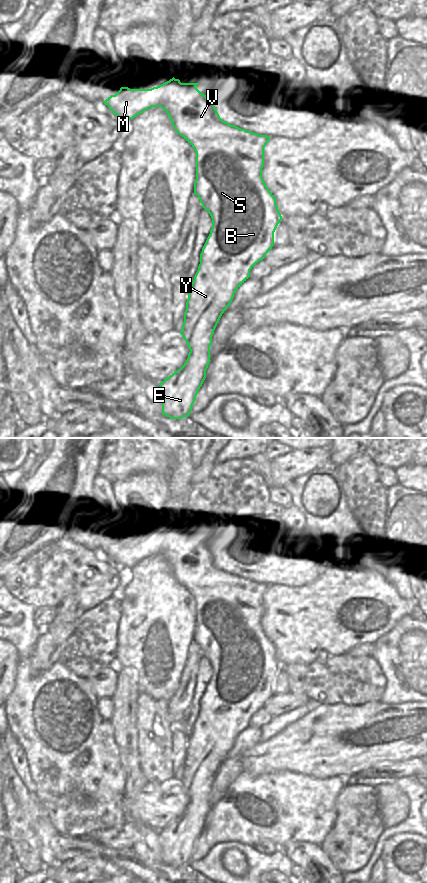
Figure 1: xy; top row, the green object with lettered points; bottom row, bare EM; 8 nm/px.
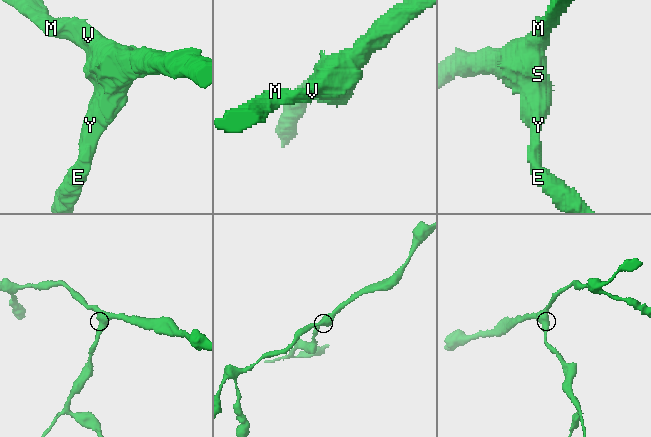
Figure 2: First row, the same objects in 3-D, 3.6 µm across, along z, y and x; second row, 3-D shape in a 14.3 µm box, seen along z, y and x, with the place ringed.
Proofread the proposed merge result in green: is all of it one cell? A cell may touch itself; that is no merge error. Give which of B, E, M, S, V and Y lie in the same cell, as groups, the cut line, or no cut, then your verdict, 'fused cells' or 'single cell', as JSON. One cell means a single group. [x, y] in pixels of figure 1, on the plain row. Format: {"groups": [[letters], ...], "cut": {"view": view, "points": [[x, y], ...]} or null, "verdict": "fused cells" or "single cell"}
{"groups": [["B", "E", "M", "S", "V", "Y"]], "cut": null, "verdict": "single cell"}

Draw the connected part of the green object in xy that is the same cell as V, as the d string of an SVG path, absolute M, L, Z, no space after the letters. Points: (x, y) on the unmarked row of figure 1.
M174 525L169 529L151 537L130 537L121 535L115 542L108 545L104 551L114 563L120 567L133 567L151 555L161 555L169 564L172 574L196 600L196 628L194 642L198 644L202 655L212 666L210 682L200 702L200 712L190 734L184 770L180 782L190 798L186 810L160 834L162 846L162 863L171 867L188 865L196 848L198 838L206 826L206 818L210 811L210 794L214 778L230 751L236 738L250 725L250 718L274 694L274 680L283 667L276 652L276 646L270 640L262 626L264 614L264 596L270 585L259 583L223 569L212 549L196 534L199 531L181 531Z

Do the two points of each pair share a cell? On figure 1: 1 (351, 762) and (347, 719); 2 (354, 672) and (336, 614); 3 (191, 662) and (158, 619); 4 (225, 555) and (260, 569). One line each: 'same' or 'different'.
1: same
2: different
3: different
4: same

